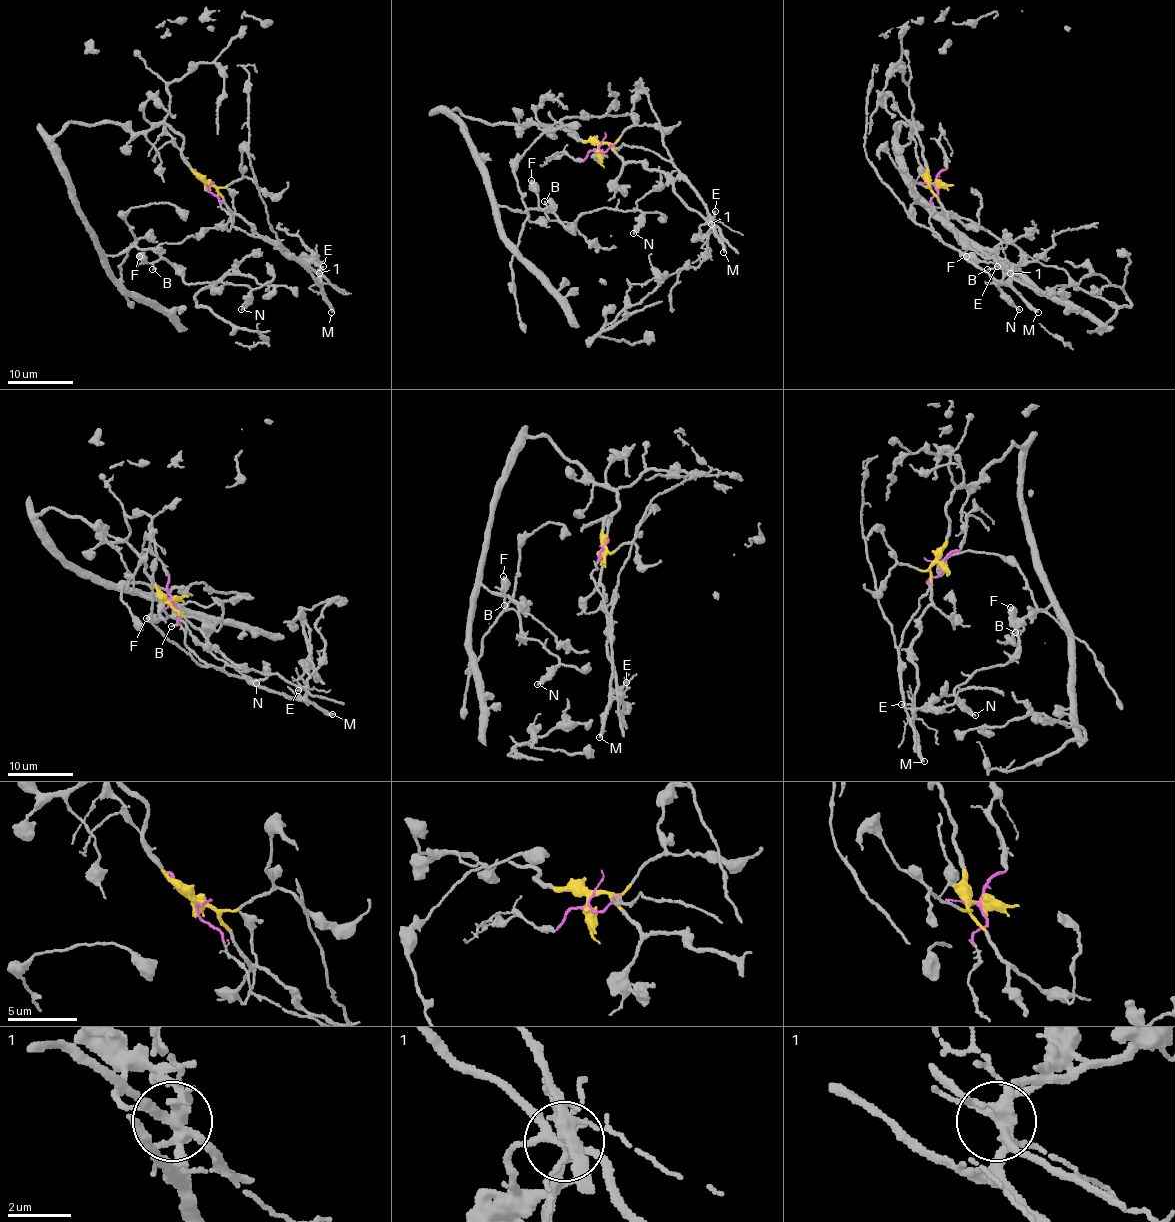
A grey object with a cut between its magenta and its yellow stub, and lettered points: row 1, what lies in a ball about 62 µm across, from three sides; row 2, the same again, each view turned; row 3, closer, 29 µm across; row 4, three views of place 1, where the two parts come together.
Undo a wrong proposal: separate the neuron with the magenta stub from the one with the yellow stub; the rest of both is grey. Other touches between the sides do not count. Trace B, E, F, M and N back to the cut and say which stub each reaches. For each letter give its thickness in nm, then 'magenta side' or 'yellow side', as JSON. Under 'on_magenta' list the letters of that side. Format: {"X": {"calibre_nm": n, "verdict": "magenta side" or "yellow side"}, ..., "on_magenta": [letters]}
{"B": {"calibre_nm": 120, "verdict": "yellow side"}, "E": {"calibre_nm": 130, "verdict": "magenta side"}, "F": {"calibre_nm": 550, "verdict": "yellow side"}, "M": {"calibre_nm": 320, "verdict": "magenta side"}, "N": {"calibre_nm": 240, "verdict": "yellow side"}, "on_magenta": ["E", "M"]}

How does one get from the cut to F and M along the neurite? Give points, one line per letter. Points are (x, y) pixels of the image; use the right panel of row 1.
F: (935, 185), (914, 124), (912, 133), (899, 123), (910, 185), (990, 255), (996, 246), (993, 263), (966, 256)
M: (935, 185), (938, 193), (931, 199), (931, 232), (998, 281), (1009, 284), (1037, 311)

